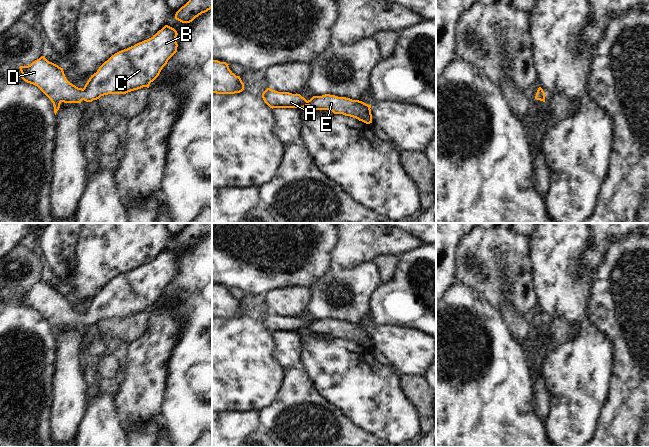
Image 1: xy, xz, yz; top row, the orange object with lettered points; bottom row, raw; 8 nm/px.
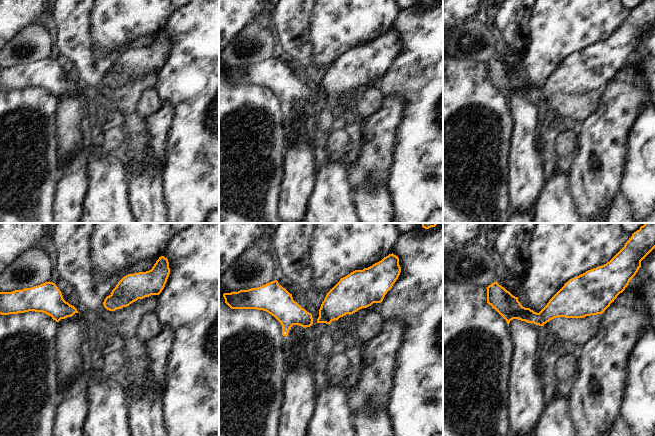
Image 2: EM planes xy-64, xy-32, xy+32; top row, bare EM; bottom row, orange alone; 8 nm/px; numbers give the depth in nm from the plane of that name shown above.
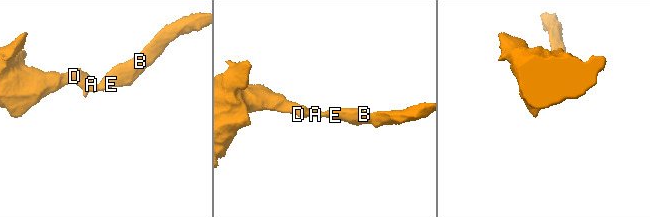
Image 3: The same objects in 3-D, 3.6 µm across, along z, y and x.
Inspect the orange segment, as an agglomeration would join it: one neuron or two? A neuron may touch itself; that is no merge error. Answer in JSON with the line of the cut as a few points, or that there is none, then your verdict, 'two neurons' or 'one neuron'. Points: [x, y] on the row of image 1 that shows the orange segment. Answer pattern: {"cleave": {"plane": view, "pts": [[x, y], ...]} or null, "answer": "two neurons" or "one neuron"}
{"cleave": null, "answer": "one neuron"}

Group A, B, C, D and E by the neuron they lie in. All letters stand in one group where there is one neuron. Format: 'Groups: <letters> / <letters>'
Groups: A B C D E

